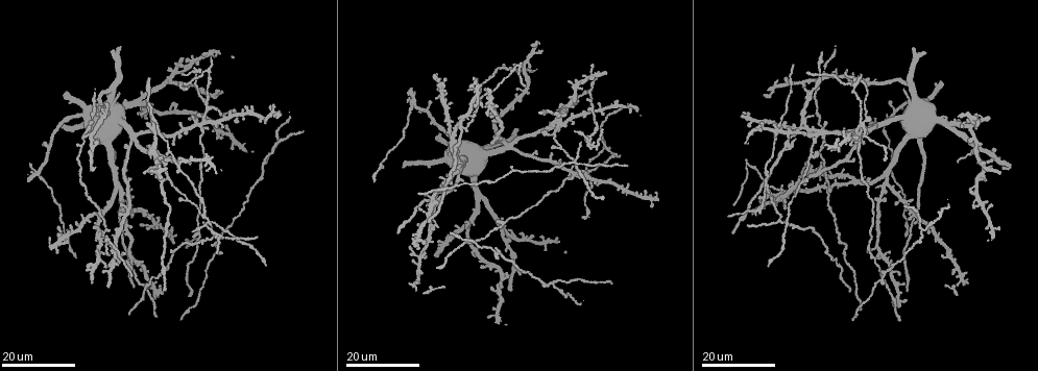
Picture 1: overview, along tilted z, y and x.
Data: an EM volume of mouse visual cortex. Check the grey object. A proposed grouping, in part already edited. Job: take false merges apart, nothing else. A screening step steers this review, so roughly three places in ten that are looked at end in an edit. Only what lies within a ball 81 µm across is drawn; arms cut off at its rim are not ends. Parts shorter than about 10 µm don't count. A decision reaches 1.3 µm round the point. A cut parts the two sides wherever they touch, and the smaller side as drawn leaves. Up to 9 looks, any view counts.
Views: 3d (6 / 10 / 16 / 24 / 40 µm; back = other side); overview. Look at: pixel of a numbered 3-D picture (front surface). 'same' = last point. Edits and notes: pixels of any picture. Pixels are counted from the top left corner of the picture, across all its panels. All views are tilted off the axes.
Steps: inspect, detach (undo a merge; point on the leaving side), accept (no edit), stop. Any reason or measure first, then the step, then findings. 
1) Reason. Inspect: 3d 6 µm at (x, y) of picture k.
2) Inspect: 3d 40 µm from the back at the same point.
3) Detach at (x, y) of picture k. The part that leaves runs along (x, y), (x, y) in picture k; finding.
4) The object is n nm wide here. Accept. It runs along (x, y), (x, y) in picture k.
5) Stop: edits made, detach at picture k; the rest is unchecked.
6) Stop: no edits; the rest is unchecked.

Looks like a crossing. Inspect: 3d 16 µm at (860, 123) of picture 1.

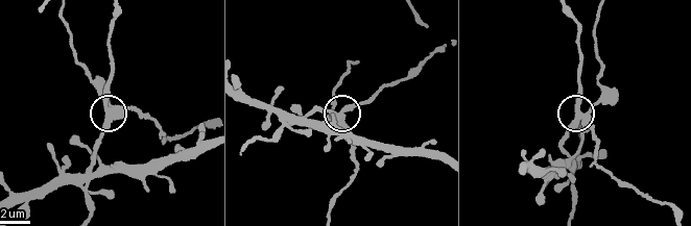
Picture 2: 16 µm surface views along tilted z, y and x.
Inspect: 3d 10 µm at (583, 114) of picture 2.

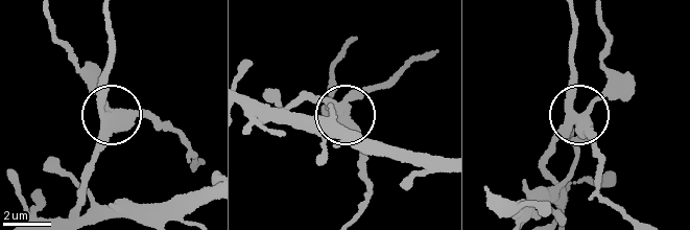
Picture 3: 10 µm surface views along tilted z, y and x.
The object is 430 nm wide here. Detach at (601, 93) of picture 3. The part that leaves runs along (577, 116), (604, 84), (601, 19) in picture 3; two cells meet here.

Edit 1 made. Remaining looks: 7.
Inspect: overview.

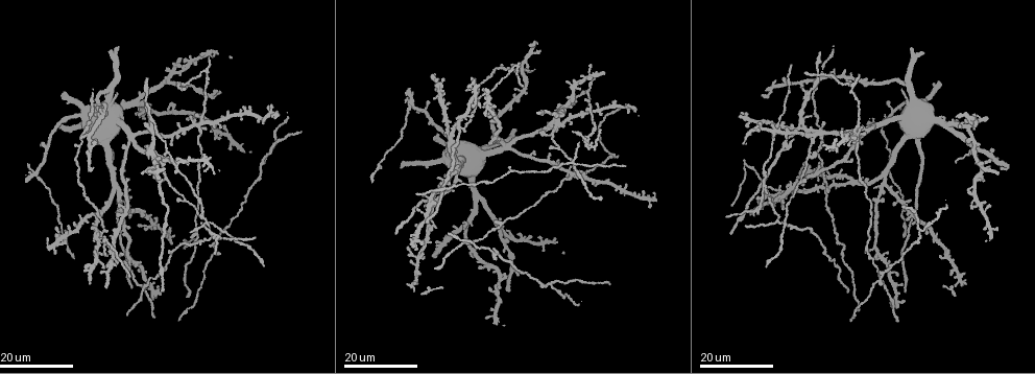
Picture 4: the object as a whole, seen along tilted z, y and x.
Four arms meet. Inspect: 3d 24 µm at (197, 127) of picture 4.

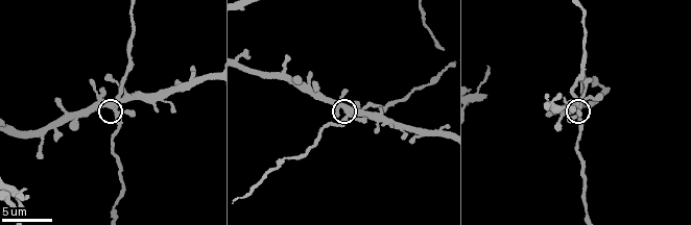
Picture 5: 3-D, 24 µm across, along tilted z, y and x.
Zoom in. Inspect: 3d 6 µm at (348, 112) of picture 5.

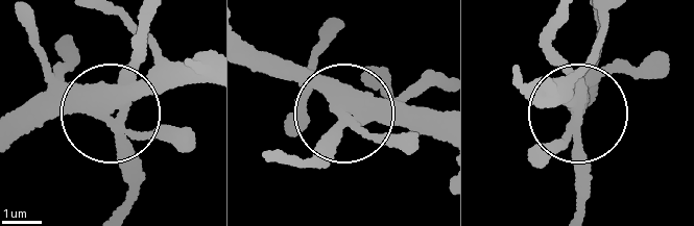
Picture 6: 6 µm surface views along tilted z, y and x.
Accept. It runs along (21, 134), (110, 109), (134, 44) in picture 6; one cell here.

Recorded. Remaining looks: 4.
Side arm on a straight run. Inspect: 3d 24 µm at (918, 228) of picture 4.

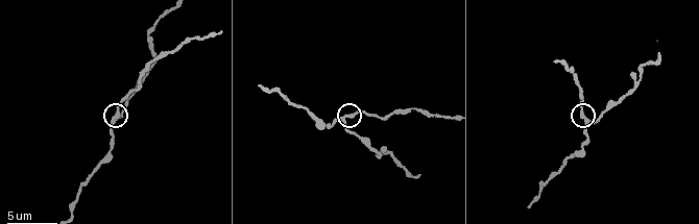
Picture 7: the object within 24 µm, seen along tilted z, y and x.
Inspect: 3d 6 µm at (345, 119) of picture 7.

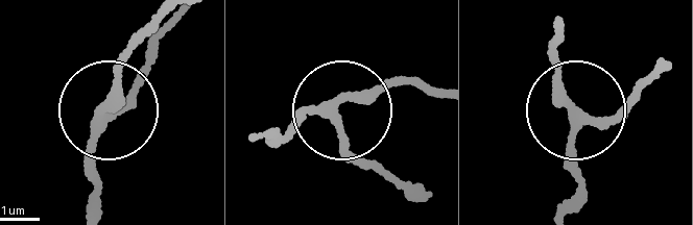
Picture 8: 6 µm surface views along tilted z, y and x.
3 arms meet here. Accept. It runs along (272, 130), (288, 134), (333, 109), (345, 148), (368, 166) in picture 8; one cell here.

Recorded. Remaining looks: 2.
Looks like a crossing. Inspect: 3d 16 µm at (881, 277) of picture 4.

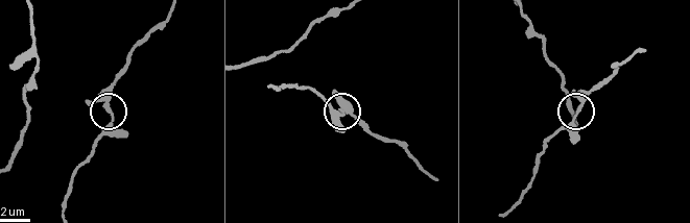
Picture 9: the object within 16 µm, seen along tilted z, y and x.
Inspect: 3d 10 µm at (582, 104) of picture 9.

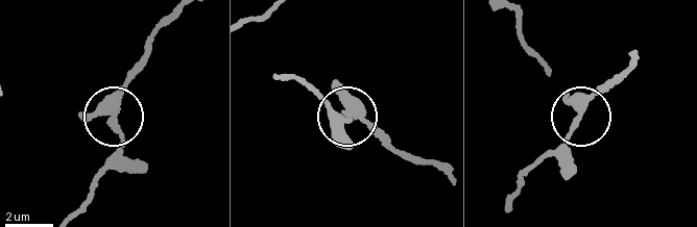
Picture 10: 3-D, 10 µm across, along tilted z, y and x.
4 arms meet here. Accept. Continuous, no second cell.

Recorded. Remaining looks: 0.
Stop: edits made, detach at picture 3; the rest is unchecked.

